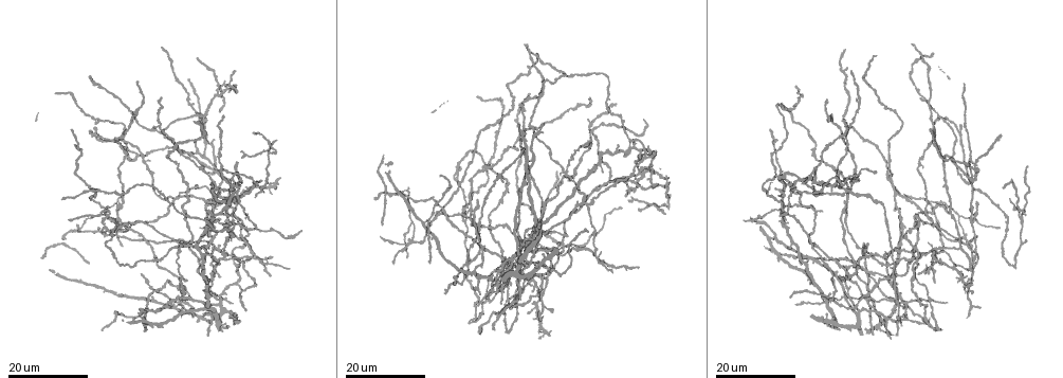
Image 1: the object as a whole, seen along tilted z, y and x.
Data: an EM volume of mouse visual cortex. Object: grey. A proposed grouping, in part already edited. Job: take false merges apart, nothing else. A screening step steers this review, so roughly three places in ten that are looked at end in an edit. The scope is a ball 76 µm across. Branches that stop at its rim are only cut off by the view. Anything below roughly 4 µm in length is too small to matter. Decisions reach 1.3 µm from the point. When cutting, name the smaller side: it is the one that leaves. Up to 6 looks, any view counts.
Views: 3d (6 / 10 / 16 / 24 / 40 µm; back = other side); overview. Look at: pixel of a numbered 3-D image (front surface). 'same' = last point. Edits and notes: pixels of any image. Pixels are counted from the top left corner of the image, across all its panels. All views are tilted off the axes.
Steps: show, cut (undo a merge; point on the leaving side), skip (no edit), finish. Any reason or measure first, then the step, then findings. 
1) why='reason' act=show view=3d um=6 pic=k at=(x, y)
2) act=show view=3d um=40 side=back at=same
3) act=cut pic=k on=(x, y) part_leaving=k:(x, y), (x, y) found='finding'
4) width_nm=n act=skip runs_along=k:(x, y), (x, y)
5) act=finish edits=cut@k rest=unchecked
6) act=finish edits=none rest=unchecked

act=show view=3d um=24 pic=1 at=(117, 219)

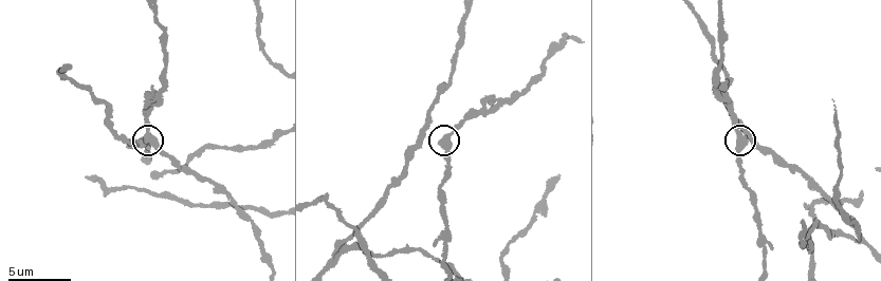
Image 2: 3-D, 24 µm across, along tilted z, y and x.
act=show view=3d um=10 pic=2 at=(741, 142)

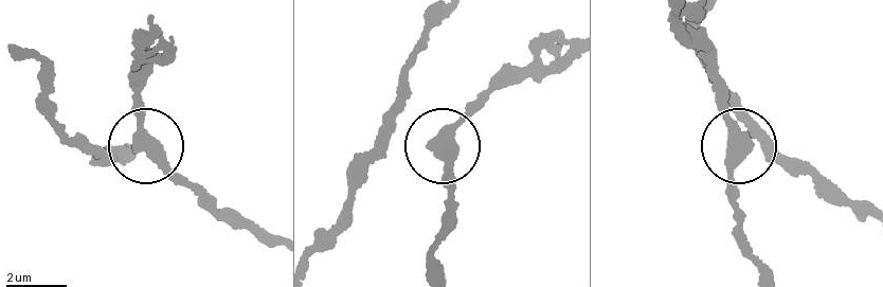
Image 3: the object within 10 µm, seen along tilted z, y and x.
side_arm_um=59 act=skip found='one cell here'

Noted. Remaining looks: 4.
act=show view=3d um=24 pic=1 at=(209, 204)

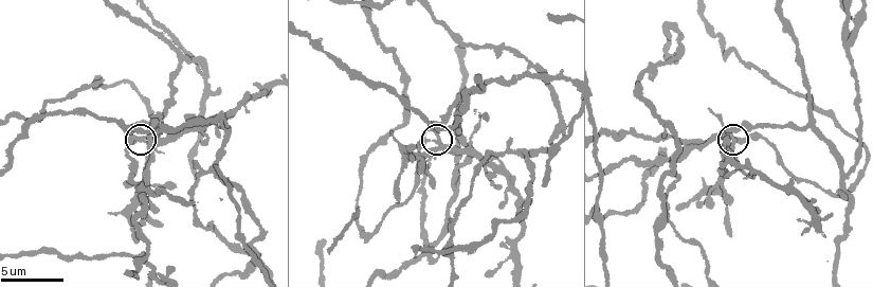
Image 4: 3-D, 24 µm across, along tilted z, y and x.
why='zoom in' act=show view=3d um=6 pic=4 at=(434, 139)

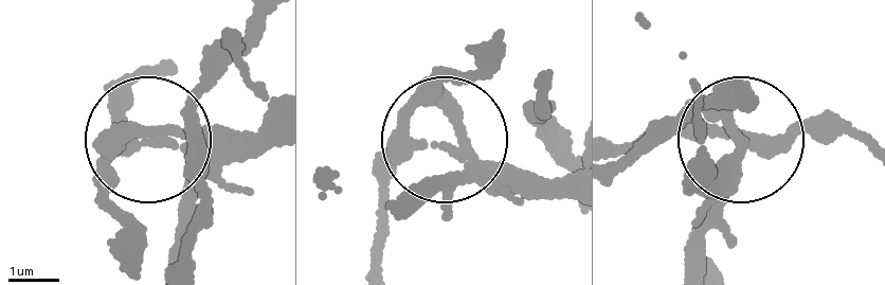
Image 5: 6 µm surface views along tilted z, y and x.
act=cut pic=5 on=(473, 162) part_leaving=5:(414, 140), (572, 193) found='a second cell is stuck on'

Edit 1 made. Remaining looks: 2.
why='looks like a crossing' act=show view=3d um=24 pic=1 at=(511, 258)

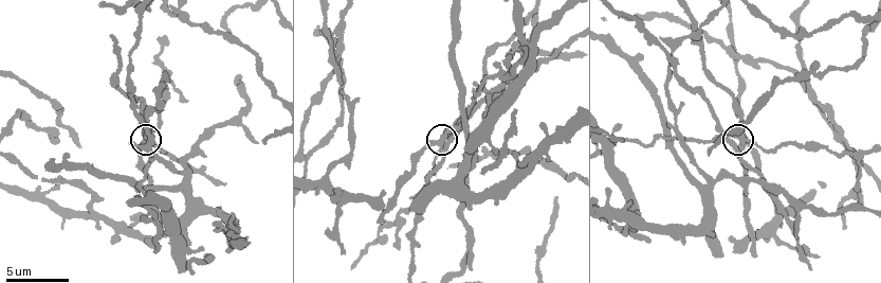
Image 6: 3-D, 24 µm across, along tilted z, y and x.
act=show view=3d um=10 pic=6 at=(734, 136)

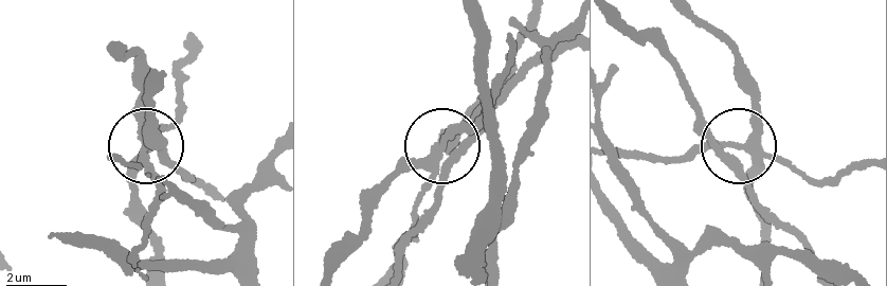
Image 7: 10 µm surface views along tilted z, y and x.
act=skip found='continuous, no second cell'

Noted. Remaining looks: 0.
act=finish edits=cut@5 rest=unchecked

